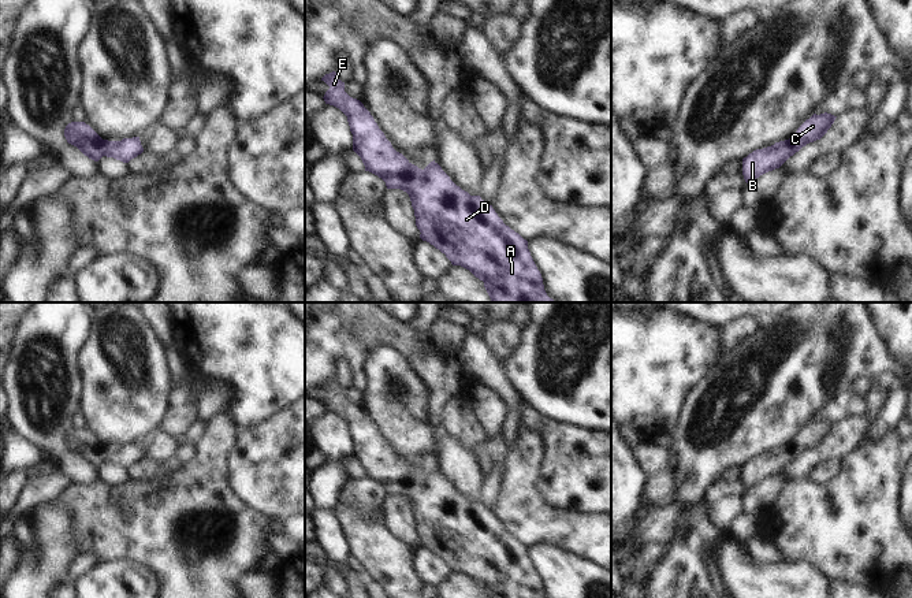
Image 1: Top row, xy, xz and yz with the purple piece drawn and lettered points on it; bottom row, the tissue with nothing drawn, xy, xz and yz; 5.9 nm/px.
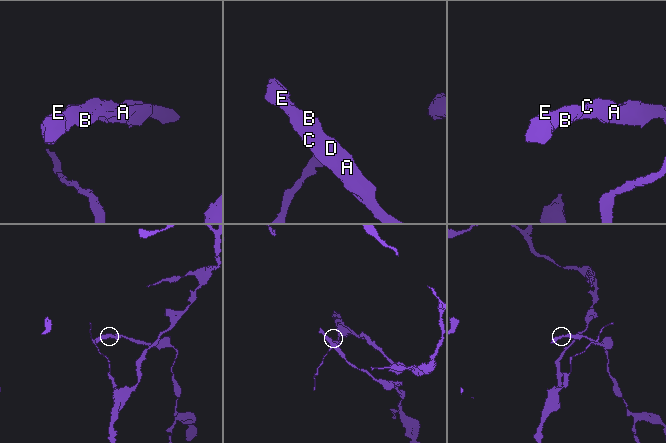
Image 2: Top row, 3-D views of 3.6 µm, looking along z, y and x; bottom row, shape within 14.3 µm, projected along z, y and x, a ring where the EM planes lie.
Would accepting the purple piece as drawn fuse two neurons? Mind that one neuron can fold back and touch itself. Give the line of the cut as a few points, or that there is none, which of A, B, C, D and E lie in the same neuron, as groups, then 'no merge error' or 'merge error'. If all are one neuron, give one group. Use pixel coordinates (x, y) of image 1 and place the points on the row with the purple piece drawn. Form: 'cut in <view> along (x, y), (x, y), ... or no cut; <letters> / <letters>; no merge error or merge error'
no cut; A B C D E; no merge error

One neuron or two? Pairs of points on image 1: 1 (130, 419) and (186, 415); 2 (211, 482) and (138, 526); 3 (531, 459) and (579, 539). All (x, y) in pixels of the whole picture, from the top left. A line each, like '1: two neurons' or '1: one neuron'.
1: two neurons
2: one neuron
3: one neuron

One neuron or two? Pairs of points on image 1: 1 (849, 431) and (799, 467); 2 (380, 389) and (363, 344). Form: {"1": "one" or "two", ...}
{"1": "one", "2": "two"}

